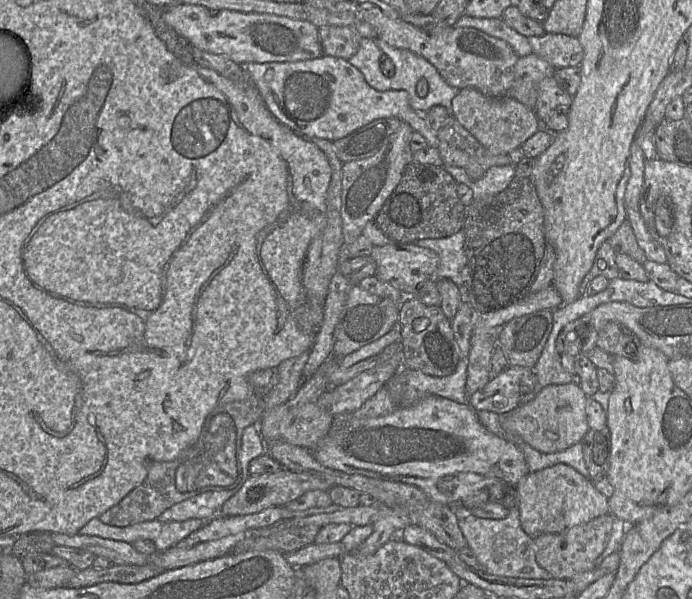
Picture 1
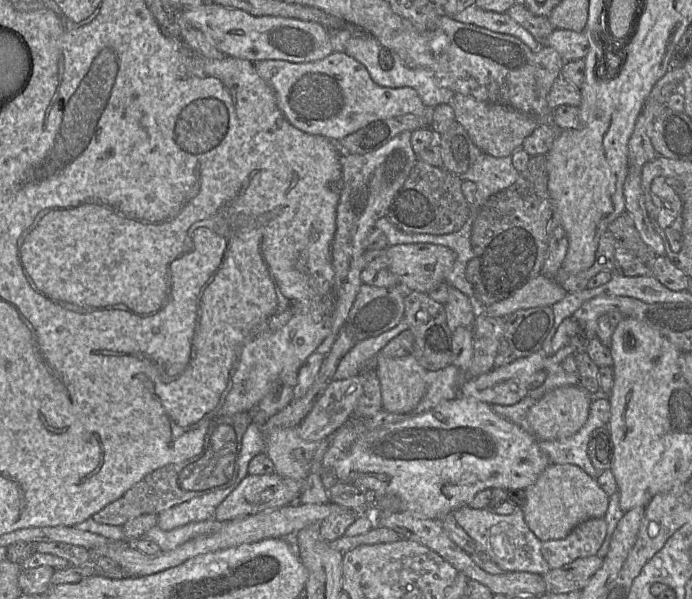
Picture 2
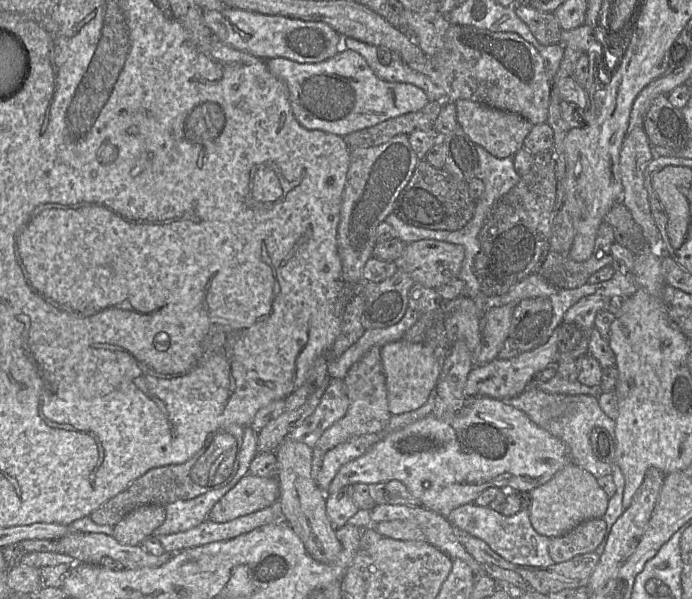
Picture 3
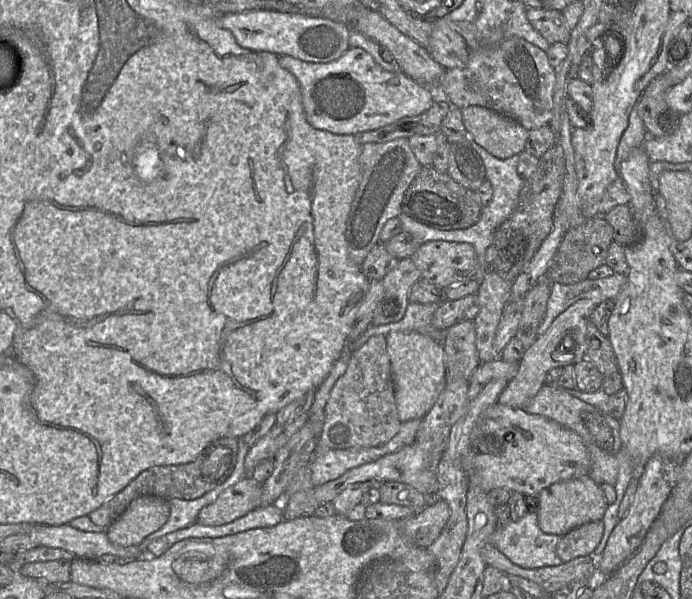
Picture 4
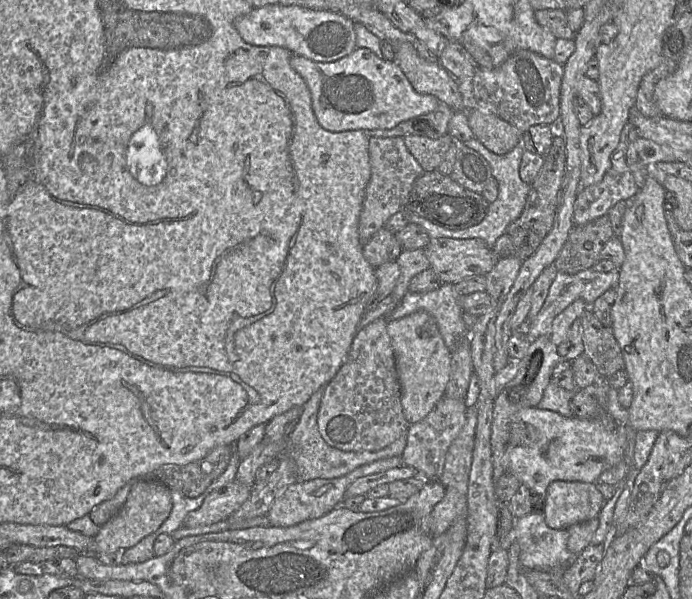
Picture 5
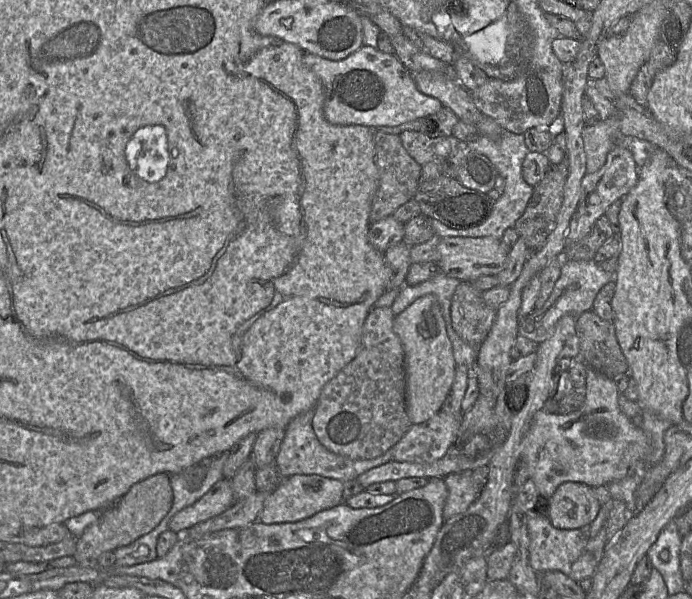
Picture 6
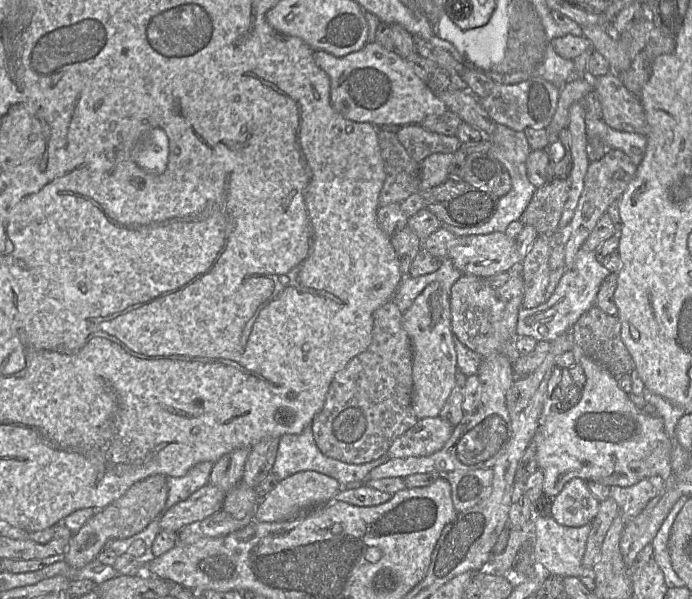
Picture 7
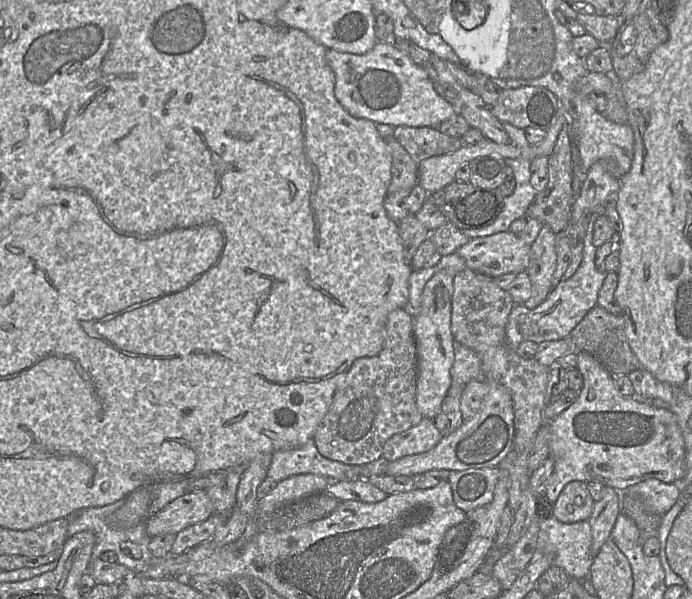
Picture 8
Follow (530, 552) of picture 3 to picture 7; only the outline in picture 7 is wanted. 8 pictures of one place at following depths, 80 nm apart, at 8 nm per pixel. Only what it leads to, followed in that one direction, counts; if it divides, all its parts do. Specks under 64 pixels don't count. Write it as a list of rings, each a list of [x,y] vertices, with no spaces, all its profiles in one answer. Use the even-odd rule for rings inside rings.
[[[535,516],[533,520],[533,559],[539,569],[546,573],[545,575],[581,578],[590,573],[582,564],[589,534],[590,524],[567,527],[558,524],[552,516]]]

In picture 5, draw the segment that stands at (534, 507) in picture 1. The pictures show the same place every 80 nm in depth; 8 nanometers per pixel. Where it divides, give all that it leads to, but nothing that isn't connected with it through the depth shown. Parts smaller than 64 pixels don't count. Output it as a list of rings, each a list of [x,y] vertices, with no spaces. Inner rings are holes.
[[[554,481],[546,491],[544,519],[548,527],[565,530],[598,518],[605,502],[597,483]]]

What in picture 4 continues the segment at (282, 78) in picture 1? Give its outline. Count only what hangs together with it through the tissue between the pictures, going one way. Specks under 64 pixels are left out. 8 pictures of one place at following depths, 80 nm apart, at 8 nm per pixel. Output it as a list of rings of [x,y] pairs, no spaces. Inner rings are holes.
[[[349,48],[338,59],[328,63],[302,61],[289,55],[279,56],[279,63],[282,68],[293,74],[299,83],[308,123],[316,129],[326,130],[333,134],[354,135],[379,129],[401,118],[419,115],[427,111],[434,103],[433,96],[427,88],[402,72],[384,70],[362,48]]]

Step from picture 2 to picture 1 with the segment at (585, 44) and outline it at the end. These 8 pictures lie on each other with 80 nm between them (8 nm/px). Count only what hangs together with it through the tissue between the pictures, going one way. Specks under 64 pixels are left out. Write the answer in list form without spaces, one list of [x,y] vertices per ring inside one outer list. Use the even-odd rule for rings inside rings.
[[[545,33],[528,37],[532,53],[547,61],[555,69],[572,67],[582,63],[583,47],[577,37],[565,34]]]

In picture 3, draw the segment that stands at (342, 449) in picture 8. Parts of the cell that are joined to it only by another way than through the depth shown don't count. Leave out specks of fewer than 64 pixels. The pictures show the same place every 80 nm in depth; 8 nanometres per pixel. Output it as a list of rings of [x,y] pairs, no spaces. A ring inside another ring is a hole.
[[[372,347],[349,369],[343,381],[346,386],[349,407],[346,414],[322,434],[313,448],[311,476],[315,482],[326,452],[353,437],[383,431],[391,417],[388,409],[386,377],[381,361],[381,347]]]

